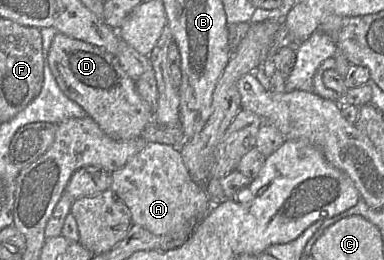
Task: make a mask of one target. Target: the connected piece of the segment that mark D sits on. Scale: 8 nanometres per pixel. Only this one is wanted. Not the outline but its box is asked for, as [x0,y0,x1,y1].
[49,33,155,141]

